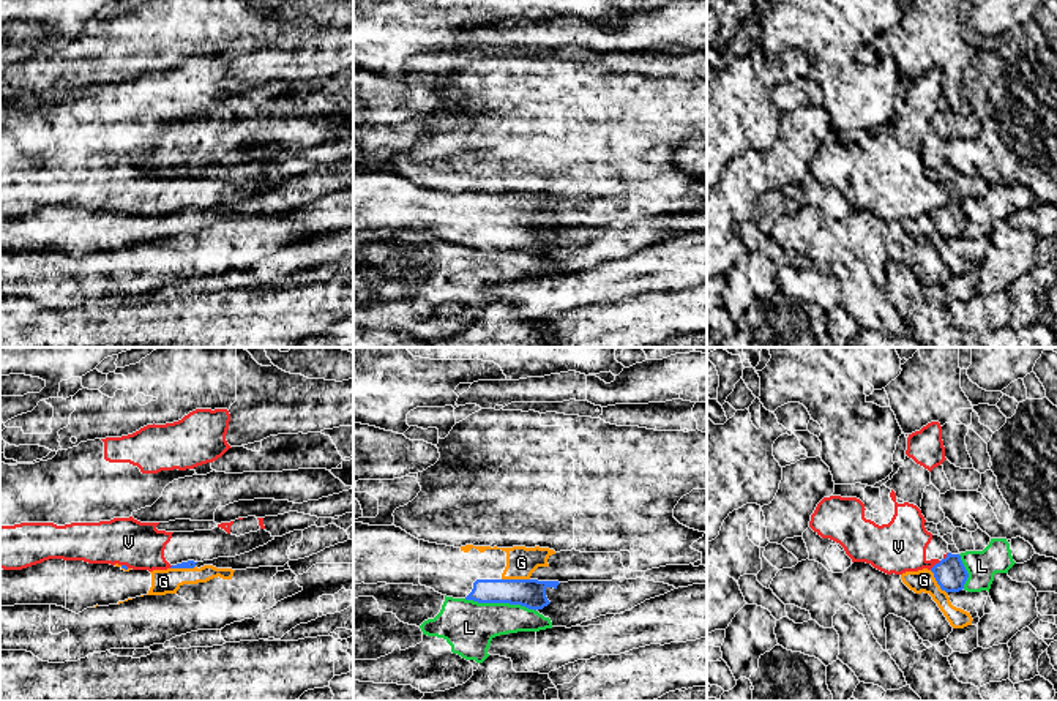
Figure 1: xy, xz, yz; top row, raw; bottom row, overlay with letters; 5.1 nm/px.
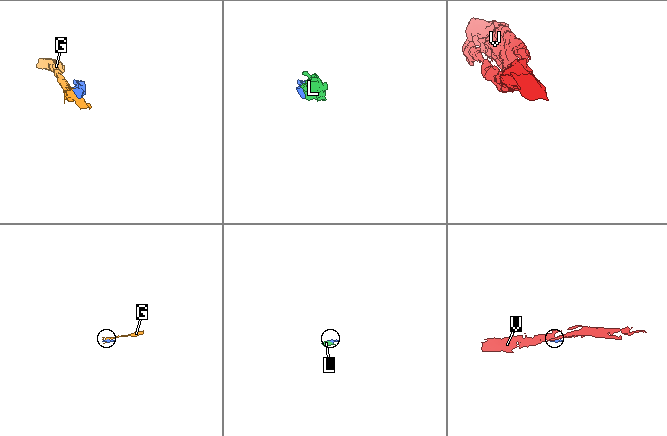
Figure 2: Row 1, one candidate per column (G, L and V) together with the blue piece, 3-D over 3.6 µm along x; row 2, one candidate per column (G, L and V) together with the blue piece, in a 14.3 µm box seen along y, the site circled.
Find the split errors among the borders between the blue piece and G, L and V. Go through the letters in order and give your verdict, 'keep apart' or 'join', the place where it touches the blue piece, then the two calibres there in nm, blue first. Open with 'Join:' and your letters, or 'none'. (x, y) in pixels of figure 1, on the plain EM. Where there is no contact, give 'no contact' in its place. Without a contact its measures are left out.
Join: G
G: join; meets blue in xz at (516, 226); 140 nm thick on the blue side, 160 nm on the other
L: keep apart; meets blue in xz at (500, 248); 140 nm thick on the blue side, 260 nm on the other
V: keep apart; meets blue in yz at (936, 210); 160 nm thick on the blue side, 260 nm on the other

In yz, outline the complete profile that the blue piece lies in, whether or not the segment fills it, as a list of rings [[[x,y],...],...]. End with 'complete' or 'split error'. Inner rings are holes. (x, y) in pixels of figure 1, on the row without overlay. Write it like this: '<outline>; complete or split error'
[[[948,199],[945,205],[936,210],[931,216],[906,218],[901,221],[902,229],[915,240],[929,240],[937,249],[953,275],[972,272],[970,259],[951,251],[948,240],[959,238],[969,219],[959,201]]]; split error

